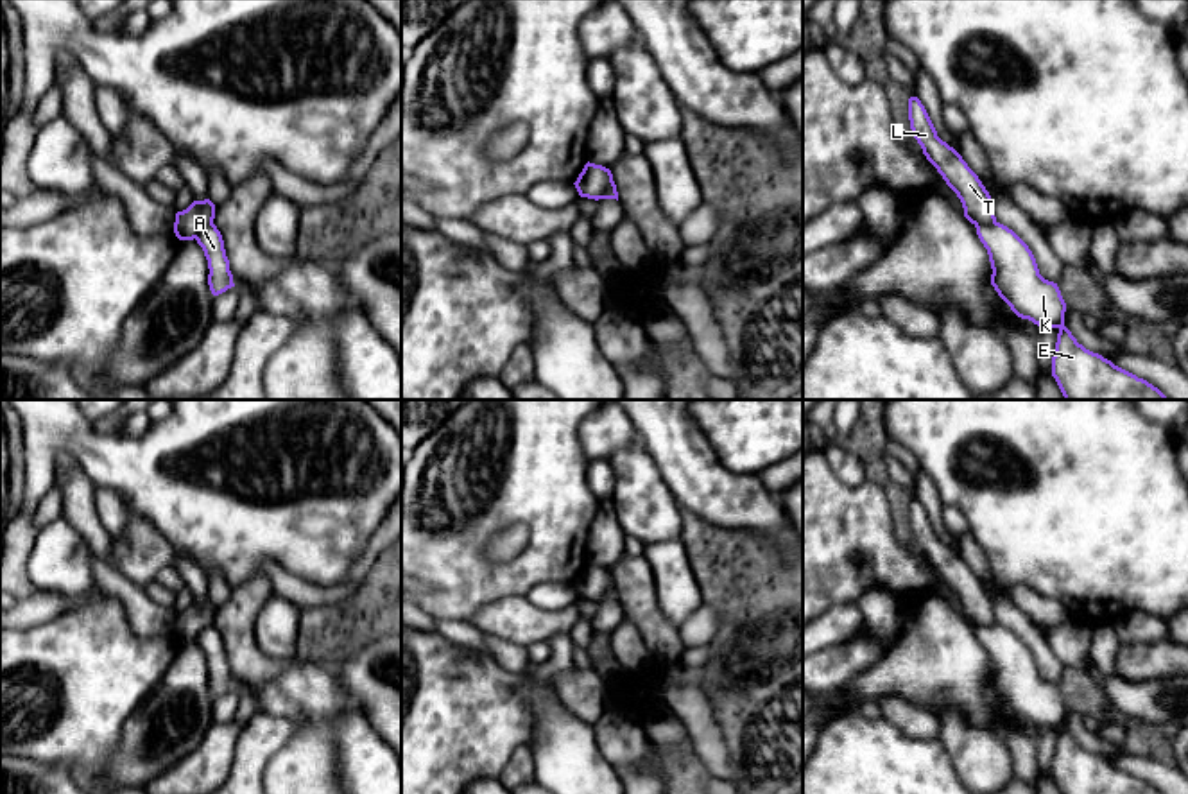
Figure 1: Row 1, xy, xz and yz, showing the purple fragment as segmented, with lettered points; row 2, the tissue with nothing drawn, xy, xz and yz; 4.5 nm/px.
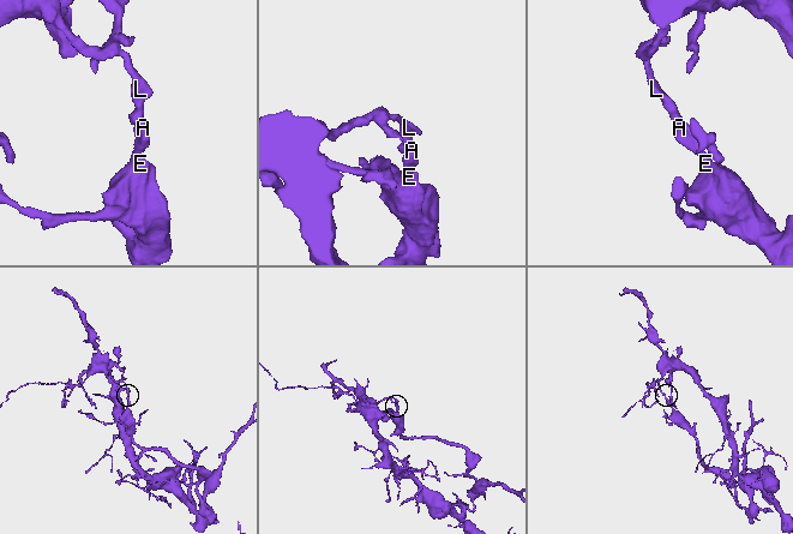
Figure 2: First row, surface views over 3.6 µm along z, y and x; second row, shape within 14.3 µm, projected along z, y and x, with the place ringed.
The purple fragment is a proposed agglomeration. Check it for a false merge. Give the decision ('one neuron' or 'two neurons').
two neurons

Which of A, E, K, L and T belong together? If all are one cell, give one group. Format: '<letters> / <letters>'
A E K / L T

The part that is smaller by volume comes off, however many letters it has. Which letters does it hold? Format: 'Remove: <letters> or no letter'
Remove: A, E, K

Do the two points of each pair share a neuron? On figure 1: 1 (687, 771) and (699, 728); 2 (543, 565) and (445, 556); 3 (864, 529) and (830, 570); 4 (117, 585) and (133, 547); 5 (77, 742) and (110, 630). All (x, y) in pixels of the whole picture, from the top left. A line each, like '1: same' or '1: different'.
1: same
2: same
3: same
4: different
5: same

